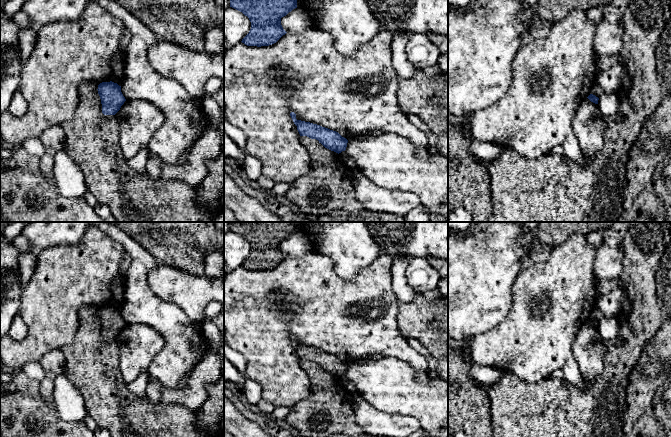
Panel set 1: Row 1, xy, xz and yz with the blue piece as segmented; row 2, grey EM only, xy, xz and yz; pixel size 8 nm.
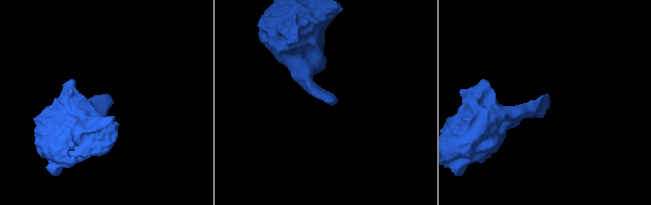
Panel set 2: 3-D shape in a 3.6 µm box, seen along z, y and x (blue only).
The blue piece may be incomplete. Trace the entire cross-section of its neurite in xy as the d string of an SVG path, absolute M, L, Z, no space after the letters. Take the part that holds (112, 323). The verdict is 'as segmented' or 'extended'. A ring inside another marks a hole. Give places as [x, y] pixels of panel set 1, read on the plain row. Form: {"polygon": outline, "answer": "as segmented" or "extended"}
{"polygon": "M112 305L100 307L97 314L104 339L115 339L126 325L121 316L121 310Z", "answer": "as segmented"}

